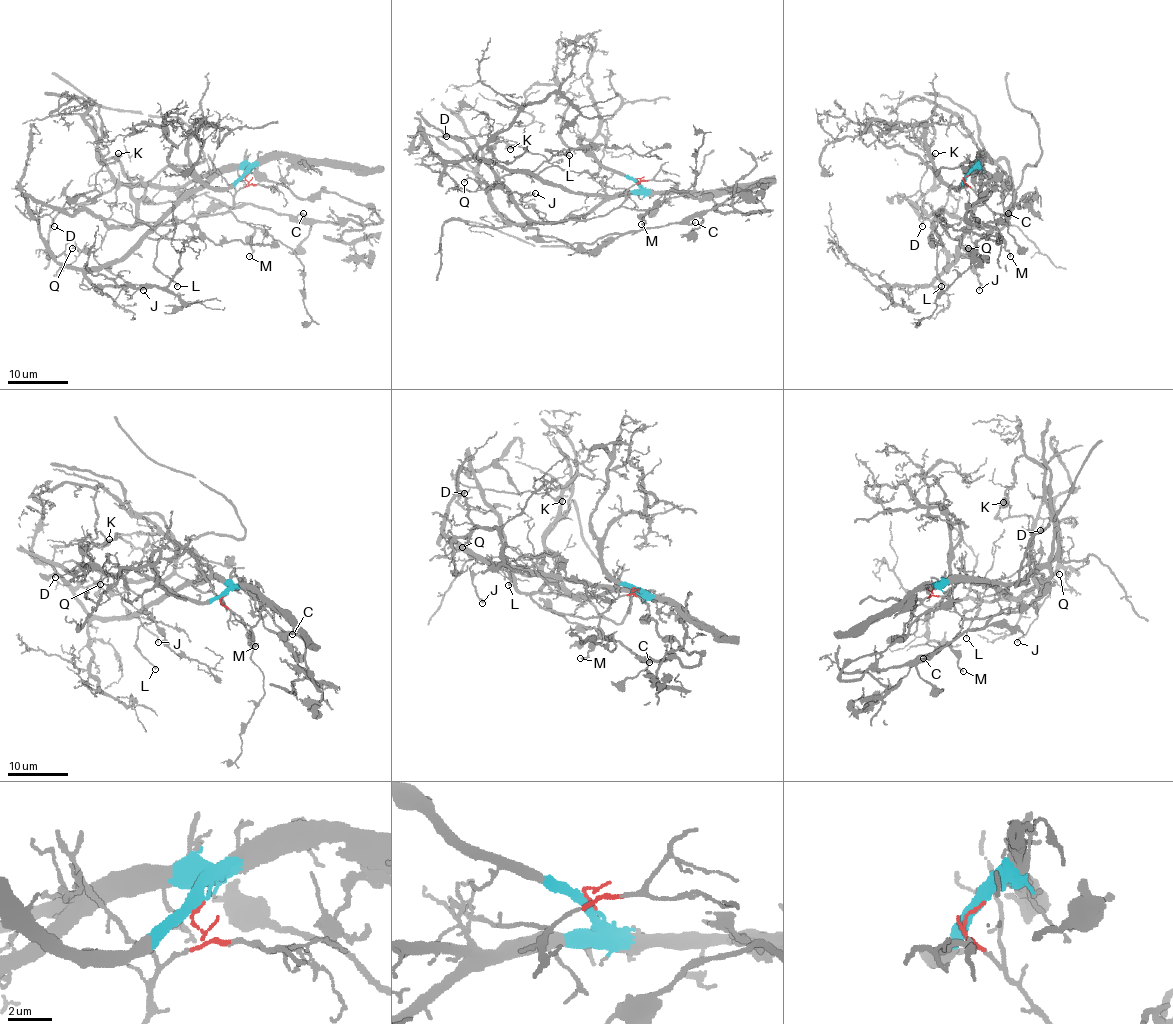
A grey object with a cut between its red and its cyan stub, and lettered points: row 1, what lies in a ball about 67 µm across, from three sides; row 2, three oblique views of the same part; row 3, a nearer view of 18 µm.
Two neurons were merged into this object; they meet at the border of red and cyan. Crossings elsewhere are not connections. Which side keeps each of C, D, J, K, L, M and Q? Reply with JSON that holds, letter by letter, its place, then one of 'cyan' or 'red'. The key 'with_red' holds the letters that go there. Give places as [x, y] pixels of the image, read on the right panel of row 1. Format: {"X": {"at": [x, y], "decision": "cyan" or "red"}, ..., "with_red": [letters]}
{"C": {"at": [1008, 213], "decision": "cyan"}, "D": {"at": [922, 226], "decision": "red"}, "J": {"at": [979, 290], "decision": "red"}, "K": {"at": [935, 153], "decision": "red"}, "L": {"at": [941, 286], "decision": "red"}, "M": {"at": [1010, 256], "decision": "red"}, "Q": {"at": [968, 248], "decision": "red"}, "with_red": ["D", "J", "K", "L", "M", "Q"]}

